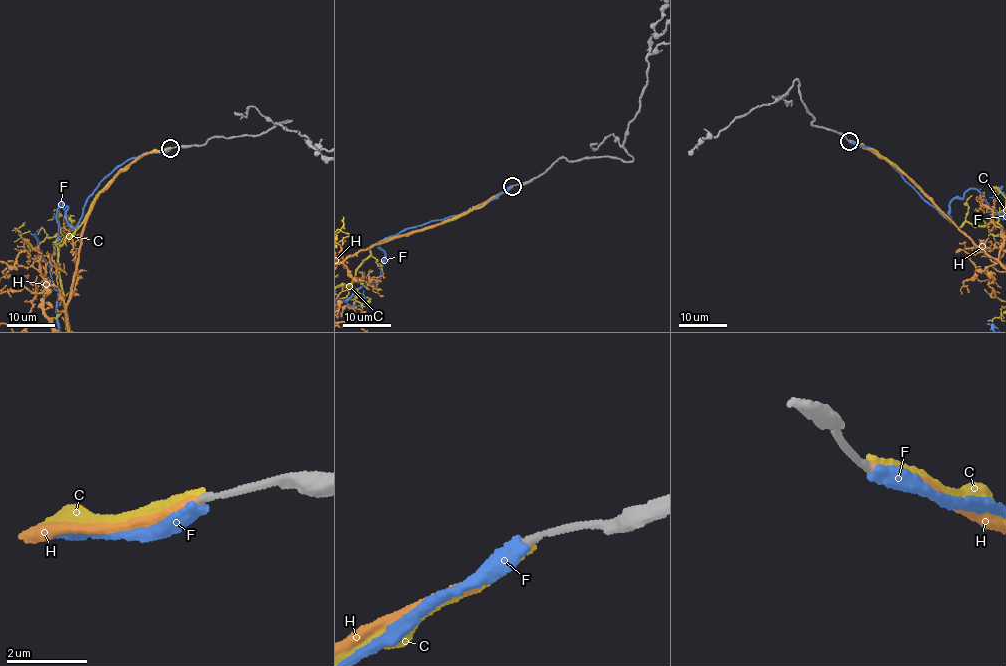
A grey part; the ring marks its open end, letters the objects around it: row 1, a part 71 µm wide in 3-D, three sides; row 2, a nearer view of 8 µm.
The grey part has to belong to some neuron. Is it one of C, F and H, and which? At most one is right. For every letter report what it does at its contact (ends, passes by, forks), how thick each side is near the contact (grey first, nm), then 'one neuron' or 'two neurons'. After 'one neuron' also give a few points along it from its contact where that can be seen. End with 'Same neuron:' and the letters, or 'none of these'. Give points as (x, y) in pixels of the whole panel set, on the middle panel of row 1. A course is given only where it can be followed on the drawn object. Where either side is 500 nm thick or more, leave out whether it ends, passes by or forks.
C: it ends there; 150 nm thick on the grey side, 190 nm on the other; two neurons
F: it ends there; 140 nm thick on the grey side, 400 nm on the other; two neurons
H: it ends there; 150 nm thick on the grey side, 170 nm on the other; one neuron
Same neuron: H

